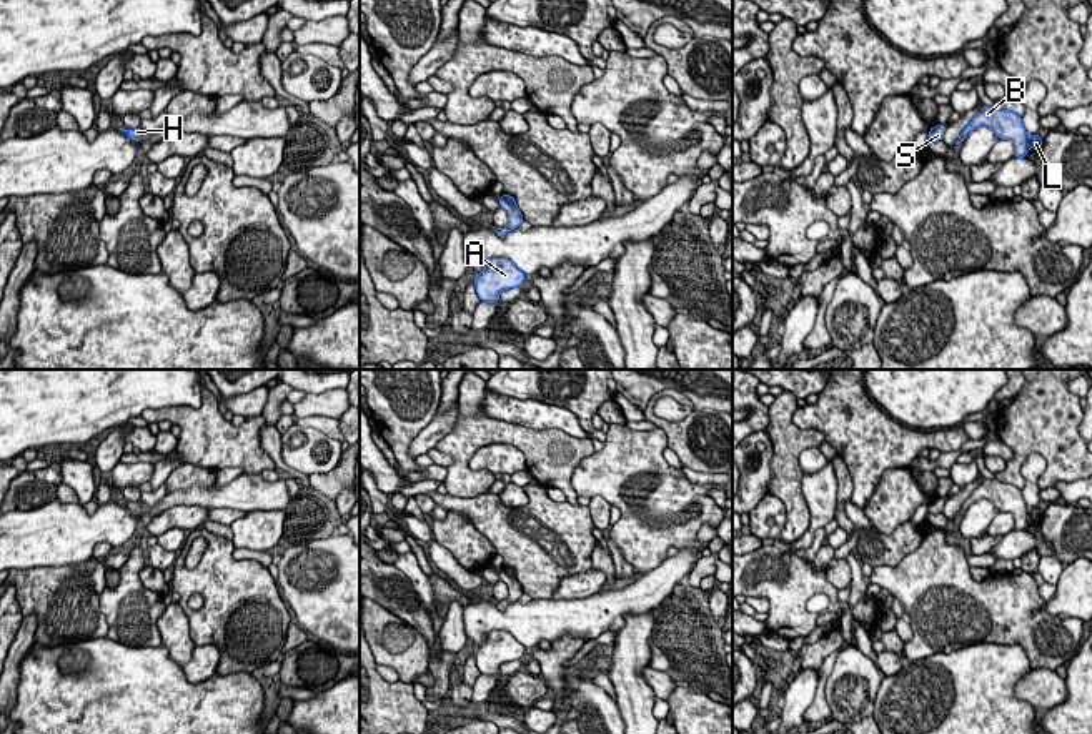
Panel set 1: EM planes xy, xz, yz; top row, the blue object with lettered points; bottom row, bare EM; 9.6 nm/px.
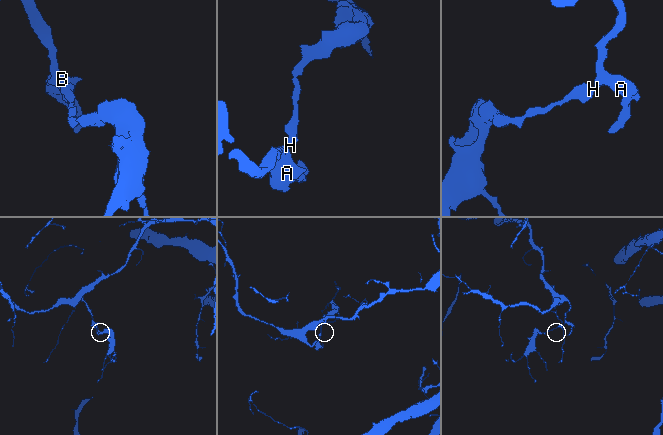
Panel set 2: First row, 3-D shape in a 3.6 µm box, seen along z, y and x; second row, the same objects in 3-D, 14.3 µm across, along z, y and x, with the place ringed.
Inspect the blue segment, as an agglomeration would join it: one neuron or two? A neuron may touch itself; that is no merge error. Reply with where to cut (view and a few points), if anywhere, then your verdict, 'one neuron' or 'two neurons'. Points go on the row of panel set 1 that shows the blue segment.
cut none; one neuron

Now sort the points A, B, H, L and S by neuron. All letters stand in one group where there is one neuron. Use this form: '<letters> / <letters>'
A B H L S

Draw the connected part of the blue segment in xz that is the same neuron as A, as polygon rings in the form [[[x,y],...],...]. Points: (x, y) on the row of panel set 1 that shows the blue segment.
[[[491,258],[484,270],[476,275],[474,285],[481,301],[499,301],[503,290],[518,288],[524,281],[524,273],[508,258]]]

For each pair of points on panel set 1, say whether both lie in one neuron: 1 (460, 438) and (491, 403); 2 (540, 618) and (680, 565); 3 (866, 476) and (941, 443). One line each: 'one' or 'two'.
1: two
2: one
3: one

